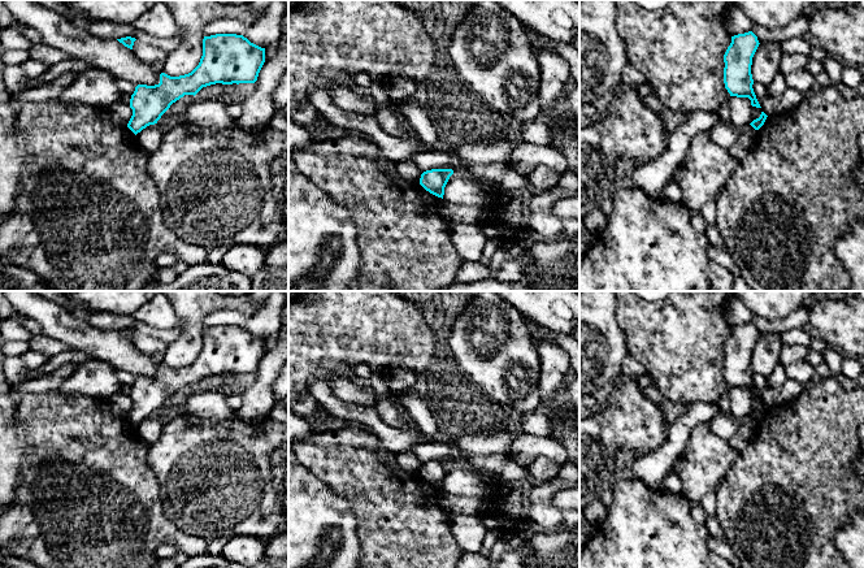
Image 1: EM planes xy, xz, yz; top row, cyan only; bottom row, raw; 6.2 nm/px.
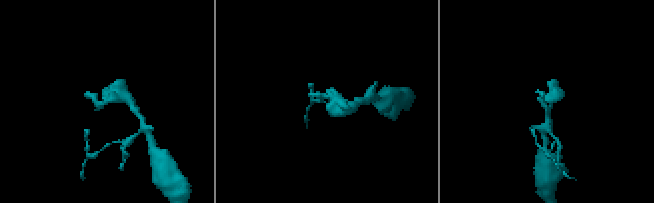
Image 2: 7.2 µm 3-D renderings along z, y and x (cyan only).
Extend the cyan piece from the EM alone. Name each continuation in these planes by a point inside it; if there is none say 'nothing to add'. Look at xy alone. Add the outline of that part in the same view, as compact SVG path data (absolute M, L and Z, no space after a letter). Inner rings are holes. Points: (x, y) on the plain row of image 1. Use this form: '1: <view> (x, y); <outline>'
nothing to add

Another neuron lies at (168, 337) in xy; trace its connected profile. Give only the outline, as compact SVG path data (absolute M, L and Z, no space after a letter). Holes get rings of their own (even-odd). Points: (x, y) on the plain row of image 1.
M140 324L136 330L140 333L147 333L151 337L155 337L166 344L173 343L179 337L179 334L182 333L182 330L179 328L162 330L162 329L149 328L144 324Z

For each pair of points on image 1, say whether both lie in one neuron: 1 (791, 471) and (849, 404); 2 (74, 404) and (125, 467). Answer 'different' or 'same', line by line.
1: same
2: same

